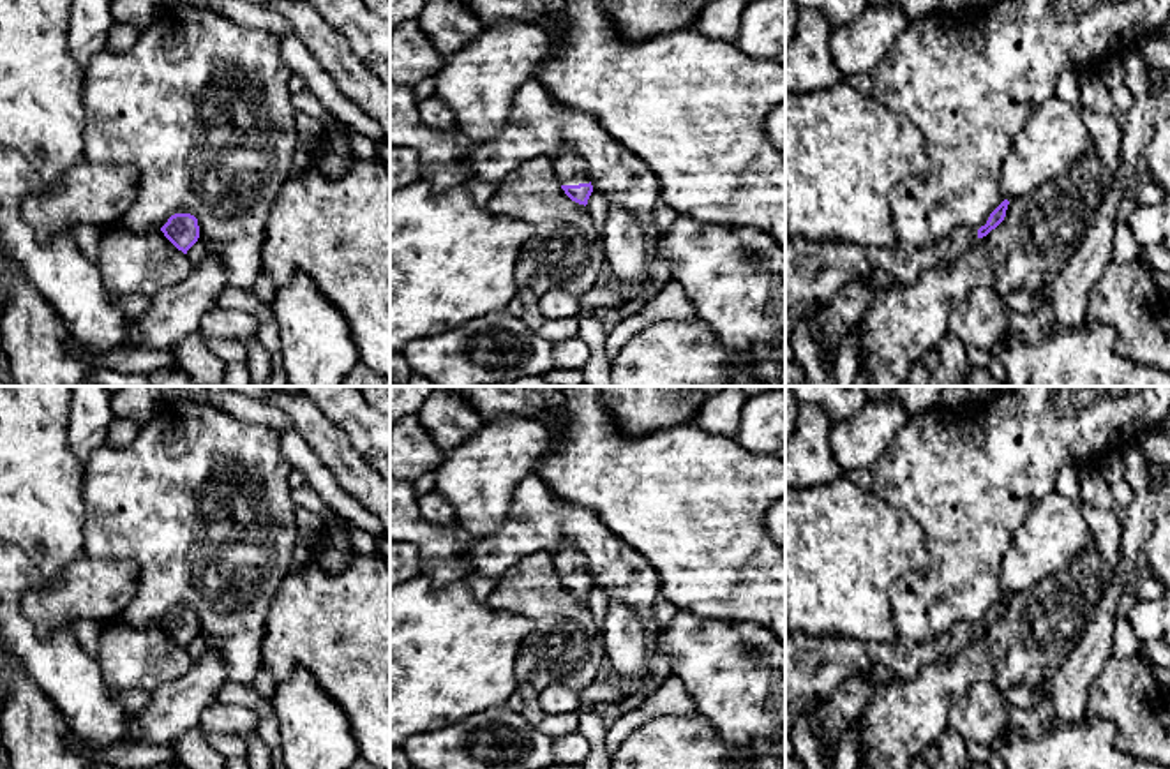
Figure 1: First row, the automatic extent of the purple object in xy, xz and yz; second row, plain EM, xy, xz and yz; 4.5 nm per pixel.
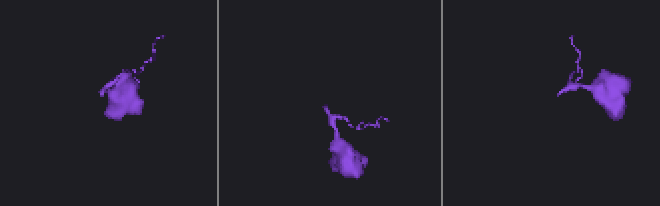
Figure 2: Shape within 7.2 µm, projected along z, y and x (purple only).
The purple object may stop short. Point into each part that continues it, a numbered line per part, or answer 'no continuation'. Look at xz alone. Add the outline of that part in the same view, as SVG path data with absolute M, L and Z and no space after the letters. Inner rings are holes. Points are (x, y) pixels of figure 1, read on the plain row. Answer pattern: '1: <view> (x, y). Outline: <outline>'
1: xz (570, 565). Outline: M563 541L552 554L556 573L561 580L589 579L586 557L570 541Z

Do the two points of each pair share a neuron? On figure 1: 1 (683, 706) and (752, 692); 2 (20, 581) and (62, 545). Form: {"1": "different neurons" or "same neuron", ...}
{"1": "different neurons", "2": "different neurons"}

